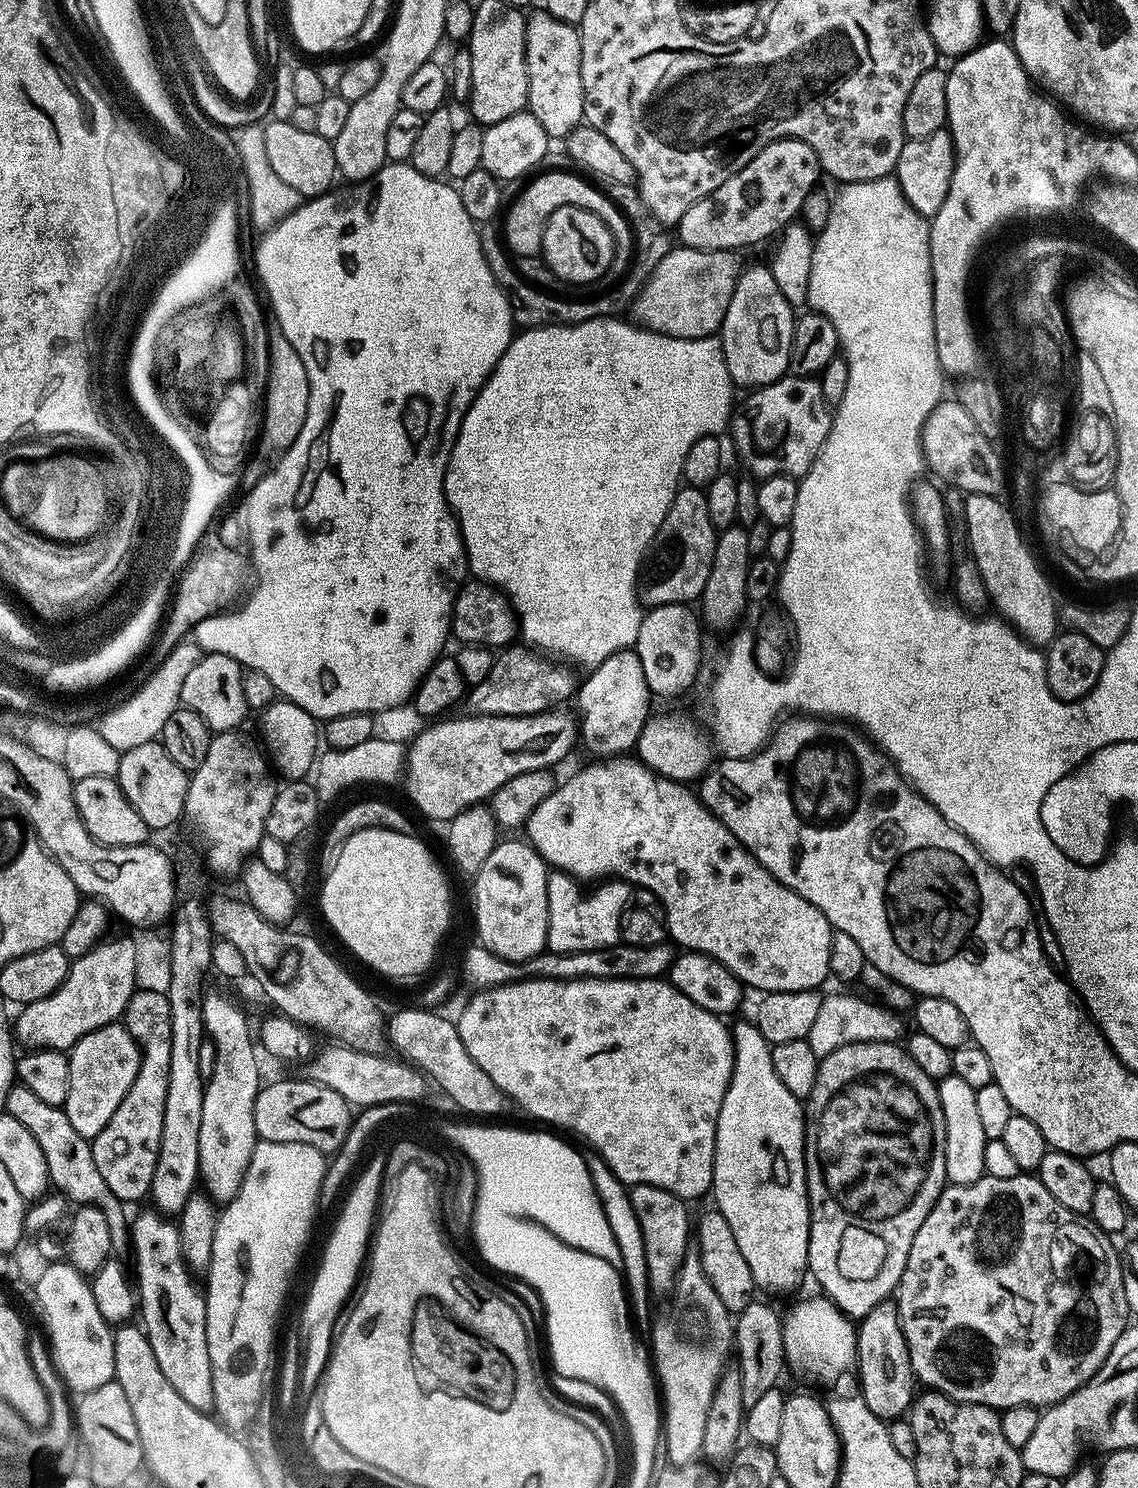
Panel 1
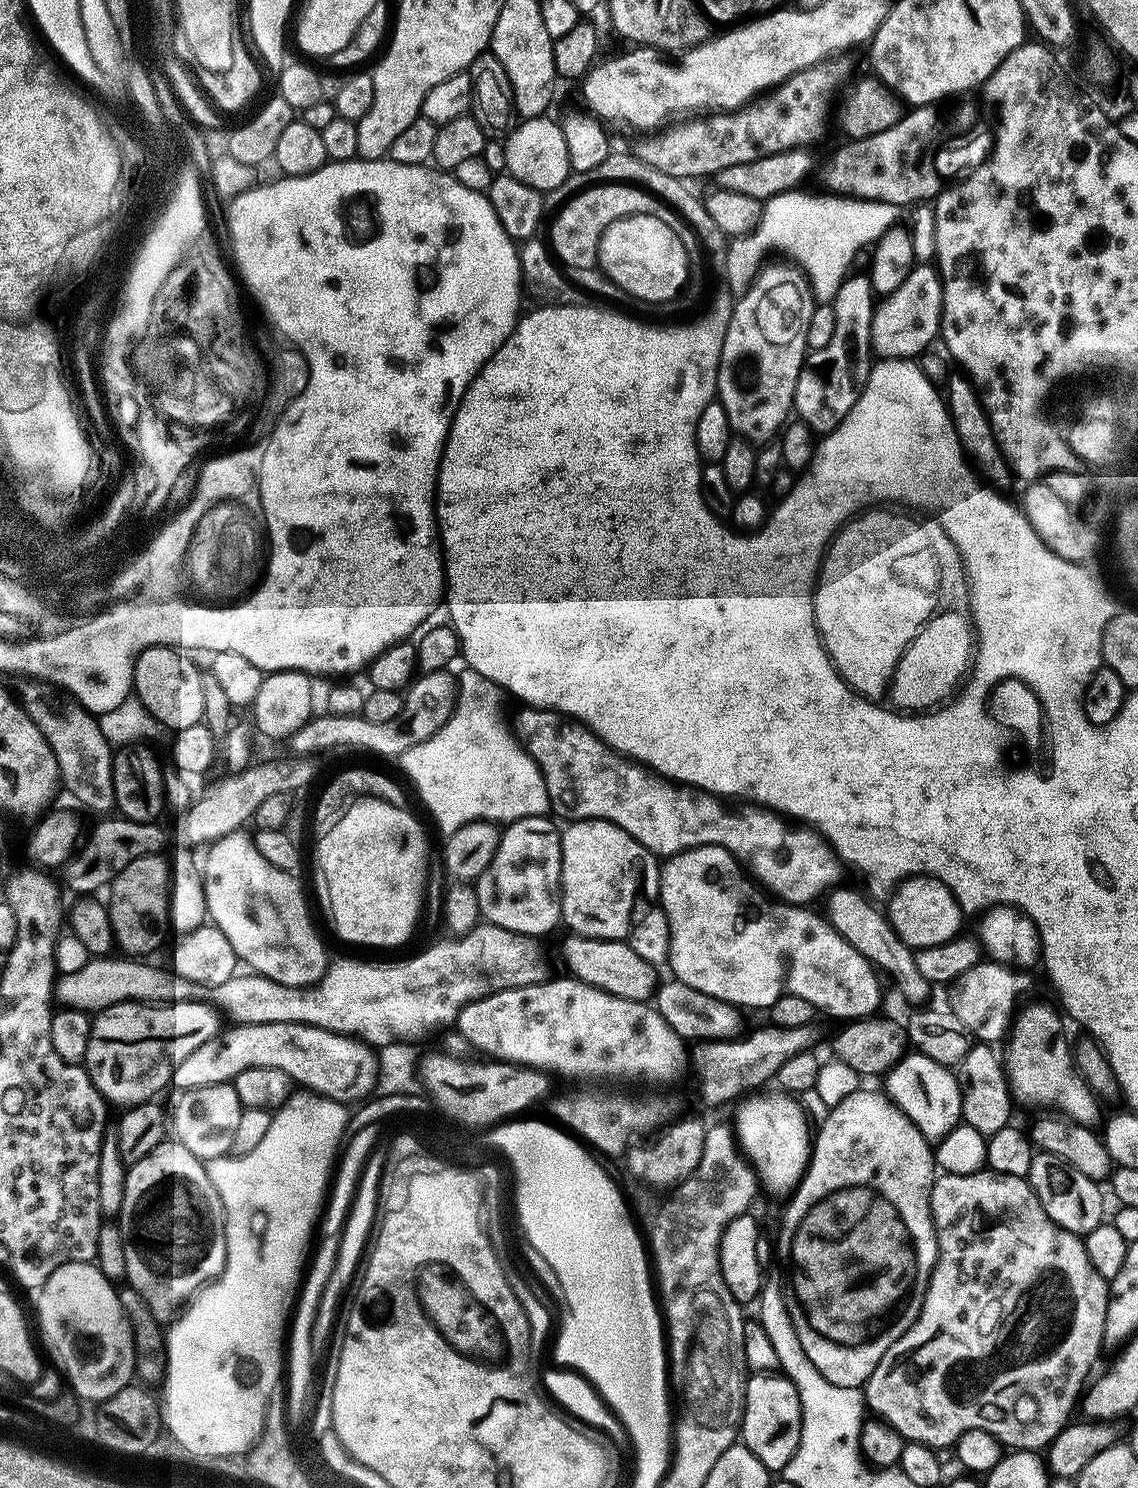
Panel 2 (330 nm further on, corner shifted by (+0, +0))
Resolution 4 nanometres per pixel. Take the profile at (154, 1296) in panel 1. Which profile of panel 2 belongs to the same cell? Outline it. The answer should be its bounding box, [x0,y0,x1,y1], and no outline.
[119,1138,228,1322]

